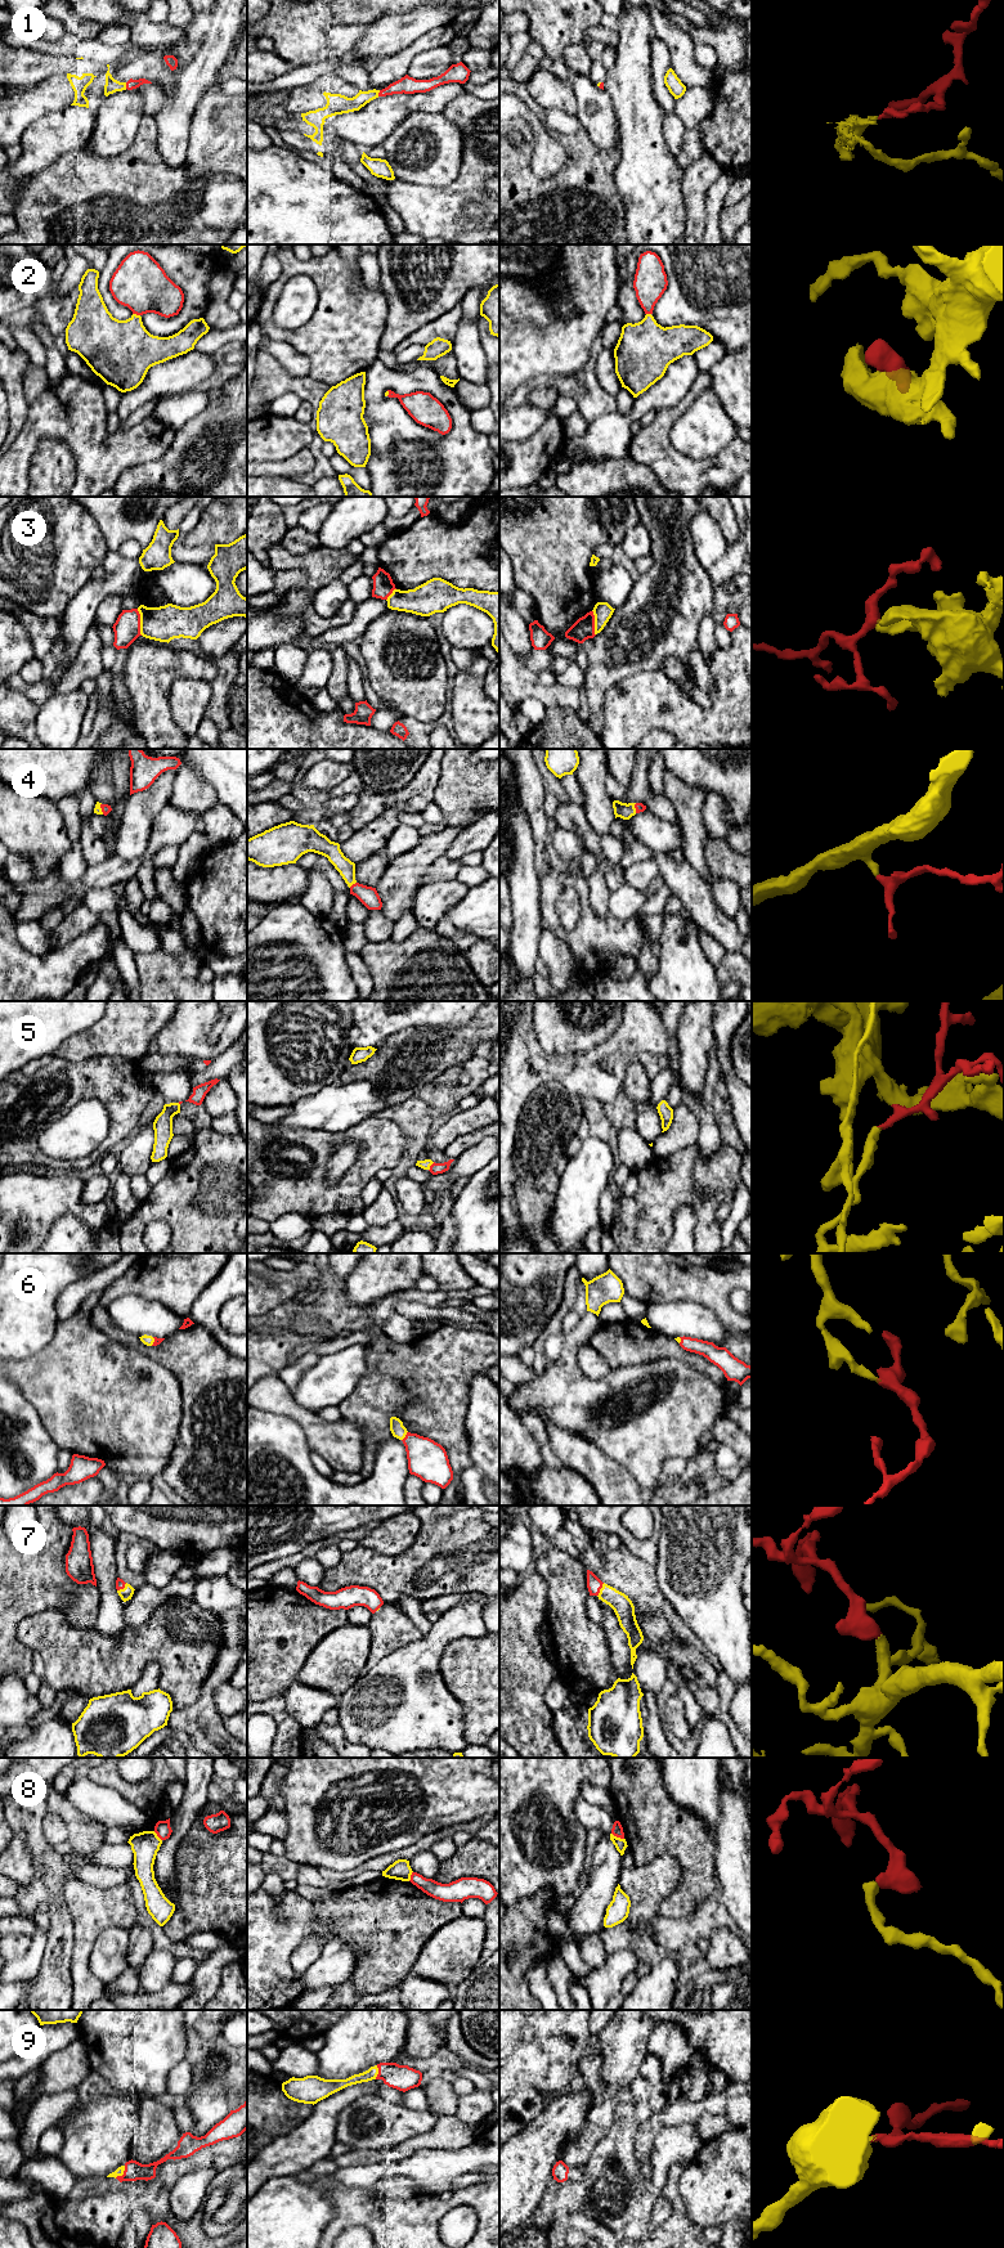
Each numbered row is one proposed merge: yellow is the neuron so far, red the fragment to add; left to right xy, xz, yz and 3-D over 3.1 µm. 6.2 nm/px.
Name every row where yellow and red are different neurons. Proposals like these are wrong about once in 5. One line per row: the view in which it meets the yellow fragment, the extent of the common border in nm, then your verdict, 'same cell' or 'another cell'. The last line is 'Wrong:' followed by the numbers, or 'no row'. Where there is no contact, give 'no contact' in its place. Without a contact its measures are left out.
1: meets yellow in xy; contact 40 nm long; same cell
2: meets yellow in xy; contact 50 nm long; same cell
3: meets yellow in xy; contact 170 nm long; another cell
4: meets yellow in xz; contact 60 nm long; same cell
5: meets yellow in xz; contact 70 nm long; same cell
6: meets yellow in xz; contact 70 nm long; same cell
7: meets yellow in yz; contact 100 nm long; same cell
8: meets yellow in yz; contact 90 nm long; another cell
9: meets yellow in xy; contact 100 nm long; same cell
Wrong: 3, 8

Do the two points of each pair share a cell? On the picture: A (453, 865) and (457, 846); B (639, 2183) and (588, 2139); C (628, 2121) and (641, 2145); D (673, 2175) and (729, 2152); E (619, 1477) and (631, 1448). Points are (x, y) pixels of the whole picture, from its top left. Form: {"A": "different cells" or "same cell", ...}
{"A": "different cells", "B": "different cells", "C": "different cells", "D": "different cells", "E": "different cells"}

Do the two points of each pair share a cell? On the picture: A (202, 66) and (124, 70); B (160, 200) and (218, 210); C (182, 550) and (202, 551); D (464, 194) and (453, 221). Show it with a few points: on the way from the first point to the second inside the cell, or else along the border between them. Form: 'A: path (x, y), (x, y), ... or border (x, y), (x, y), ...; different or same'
A: path (183, 76), (162, 76), (155, 70), (143, 70); same
B: path (174, 211), (184, 214), (204, 212); same
C: path (187, 551), (197, 551); same
D: path (457, 201), (453, 205), (453, 215); same

